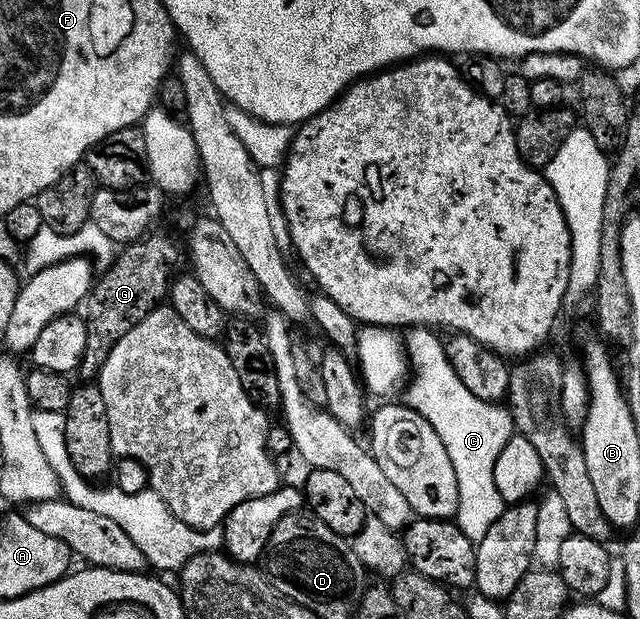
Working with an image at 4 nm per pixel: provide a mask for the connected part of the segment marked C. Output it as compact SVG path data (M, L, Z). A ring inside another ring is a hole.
M411 326L406 332L405 353L411 371L411 385L407 388L405 403L408 408L422 414L429 426L437 430L441 442L445 442L449 462L453 462L453 470L459 479L458 525L467 540L477 542L485 538L485 530L497 522L505 507L493 478L493 468L502 447L513 435L511 413L506 407L485 402L477 398L477 394L469 394L469 390L461 386L461 378L457 378L447 360L444 343L439 342L432 329Z

